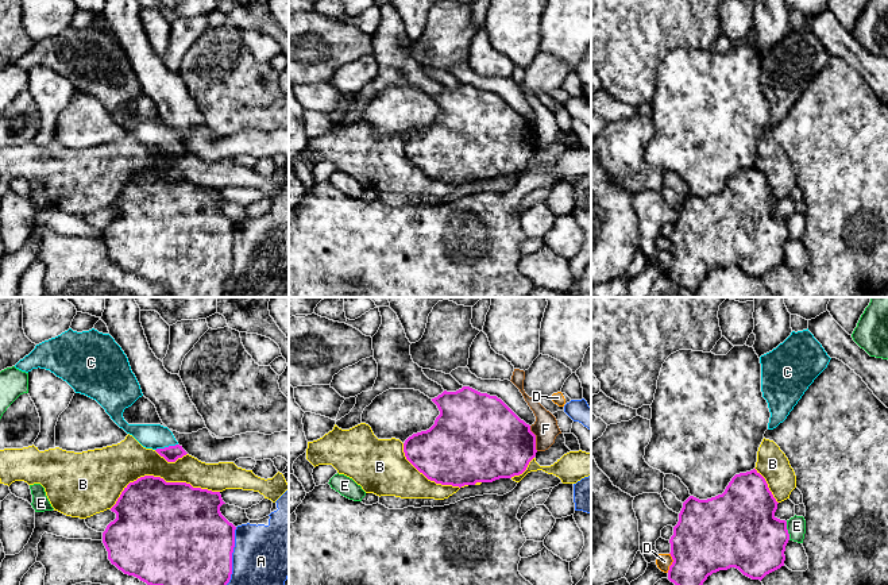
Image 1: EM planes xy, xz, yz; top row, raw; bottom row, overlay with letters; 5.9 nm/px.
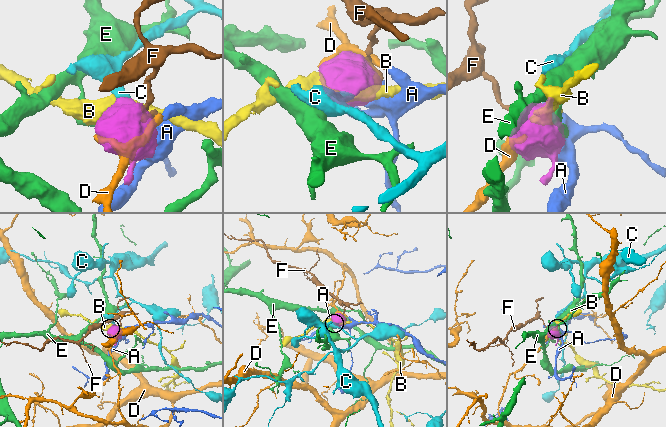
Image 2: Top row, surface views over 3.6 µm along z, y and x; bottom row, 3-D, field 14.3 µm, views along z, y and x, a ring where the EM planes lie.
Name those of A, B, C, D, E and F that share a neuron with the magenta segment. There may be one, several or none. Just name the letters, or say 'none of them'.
C

